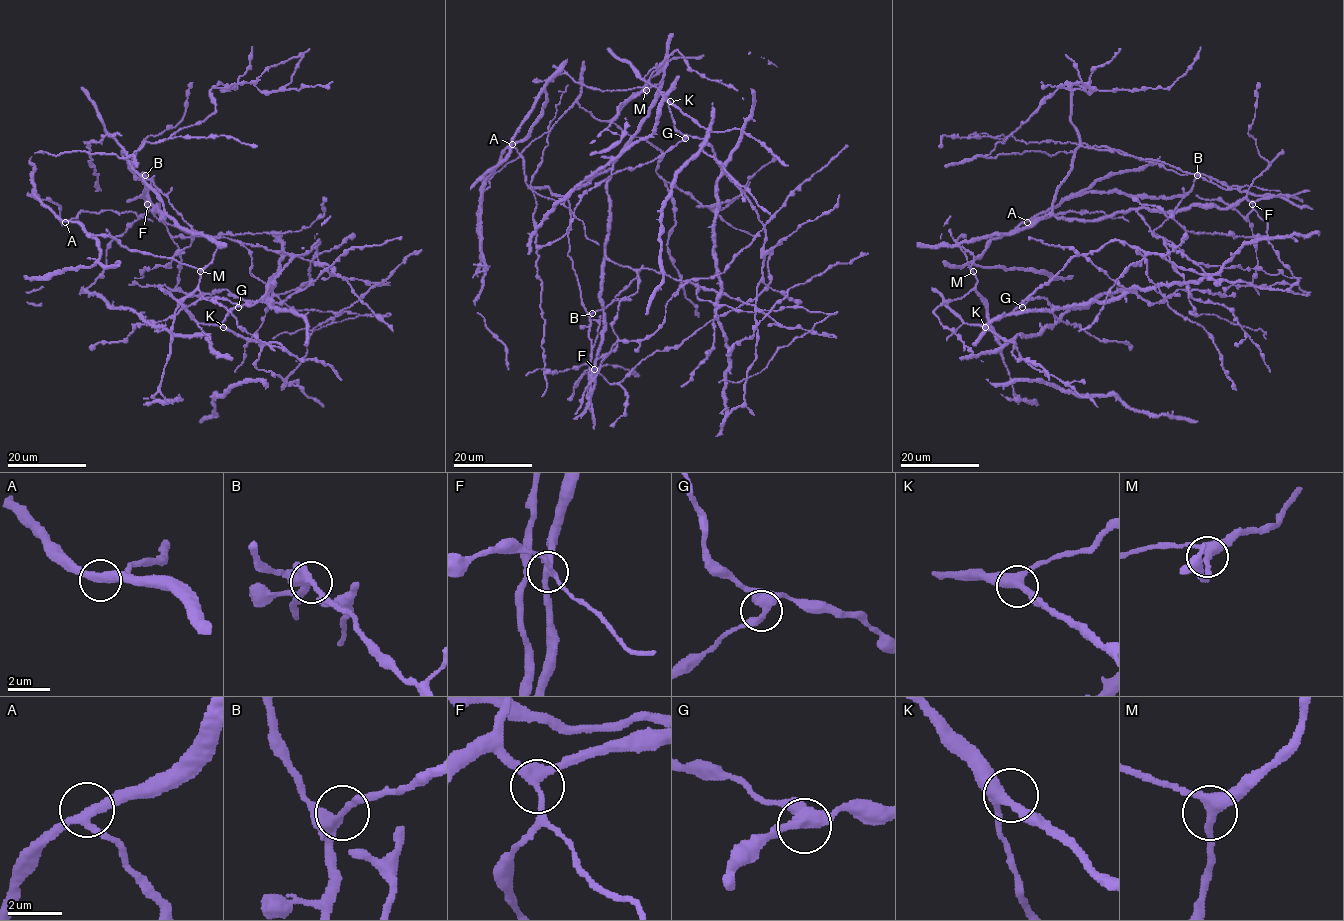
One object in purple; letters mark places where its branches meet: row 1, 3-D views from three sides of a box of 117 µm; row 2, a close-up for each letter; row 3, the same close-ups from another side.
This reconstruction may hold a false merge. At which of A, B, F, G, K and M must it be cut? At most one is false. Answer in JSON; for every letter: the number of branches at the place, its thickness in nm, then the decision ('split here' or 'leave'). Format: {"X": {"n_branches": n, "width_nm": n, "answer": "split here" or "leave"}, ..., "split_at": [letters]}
{"A": {"n_branches": 3, "width_nm": 320, "answer": "leave"}, "B": {"n_branches": 4, "width_nm": 320, "answer": "split here"}, "F": {"n_branches": 3, "width_nm": 300, "answer": "leave"}, "G": {"n_branches": 3, "width_nm": 400, "answer": "leave"}, "K": {"n_branches": 3, "width_nm": 340, "answer": "leave"}, "M": {"n_branches": 3, "width_nm": 340, "answer": "leave"}, "split_at": ["B"]}

